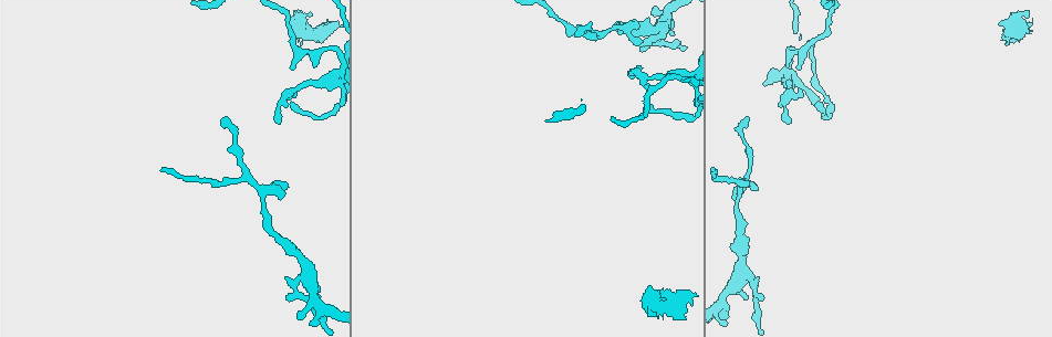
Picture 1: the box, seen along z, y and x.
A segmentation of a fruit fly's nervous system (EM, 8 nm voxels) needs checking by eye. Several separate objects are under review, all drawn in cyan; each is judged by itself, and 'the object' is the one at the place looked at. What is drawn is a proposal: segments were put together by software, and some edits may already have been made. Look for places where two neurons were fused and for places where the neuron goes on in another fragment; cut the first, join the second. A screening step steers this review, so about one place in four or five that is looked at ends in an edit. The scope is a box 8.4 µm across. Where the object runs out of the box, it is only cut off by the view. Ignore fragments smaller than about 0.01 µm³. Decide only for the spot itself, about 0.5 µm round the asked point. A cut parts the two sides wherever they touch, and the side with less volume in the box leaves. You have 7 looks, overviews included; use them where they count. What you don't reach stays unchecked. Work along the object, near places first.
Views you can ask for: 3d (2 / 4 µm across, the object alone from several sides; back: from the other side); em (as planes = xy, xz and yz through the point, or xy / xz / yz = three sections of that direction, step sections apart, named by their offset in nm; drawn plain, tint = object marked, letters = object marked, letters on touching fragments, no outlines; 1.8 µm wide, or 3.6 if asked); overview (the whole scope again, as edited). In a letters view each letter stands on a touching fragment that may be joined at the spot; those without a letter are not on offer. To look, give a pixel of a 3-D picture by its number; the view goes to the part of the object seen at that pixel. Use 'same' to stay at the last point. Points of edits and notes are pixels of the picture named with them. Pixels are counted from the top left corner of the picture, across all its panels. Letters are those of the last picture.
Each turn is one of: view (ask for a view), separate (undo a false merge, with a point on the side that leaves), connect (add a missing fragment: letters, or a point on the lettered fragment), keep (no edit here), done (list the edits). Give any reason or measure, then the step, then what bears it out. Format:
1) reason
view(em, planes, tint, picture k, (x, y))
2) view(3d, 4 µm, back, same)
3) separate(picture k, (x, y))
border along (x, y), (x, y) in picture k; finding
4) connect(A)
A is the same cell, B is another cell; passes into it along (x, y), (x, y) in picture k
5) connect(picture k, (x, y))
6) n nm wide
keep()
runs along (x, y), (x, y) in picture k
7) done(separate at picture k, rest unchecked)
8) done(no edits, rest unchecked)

four arms meet
view(3d, 4 µm, picture 1, (605, 32))

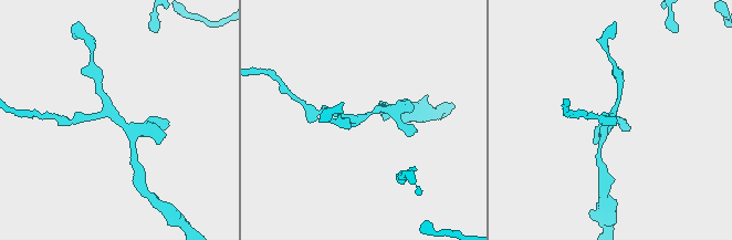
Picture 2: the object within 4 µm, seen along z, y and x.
4 arms; shape alone is not enough
view(em, planes, tint, picture 2, (613, 112))

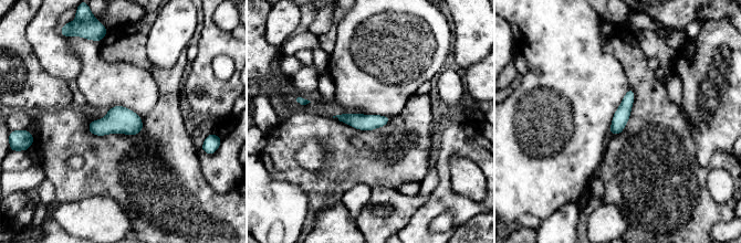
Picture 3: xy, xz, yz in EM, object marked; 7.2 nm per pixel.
what lies round it
view(em, planes, letters, same)

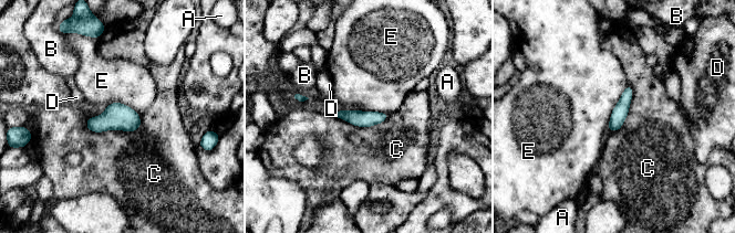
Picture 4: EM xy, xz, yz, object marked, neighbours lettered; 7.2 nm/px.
C touches over 420 nm
keep()
A, B, C, D and E are other cells; border along (341, 108), (378, 110), (389, 115) in picture 4; all the same neuron

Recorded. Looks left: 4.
thin neck
view(3d, 2 µm, picture 1, (294, 91))

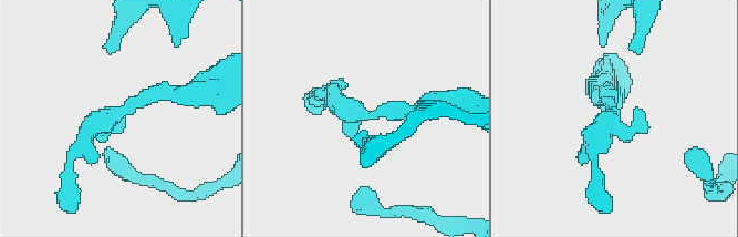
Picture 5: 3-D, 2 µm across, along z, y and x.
view(em, 3.6 µm, planes, letters, picture 5, (119, 111))

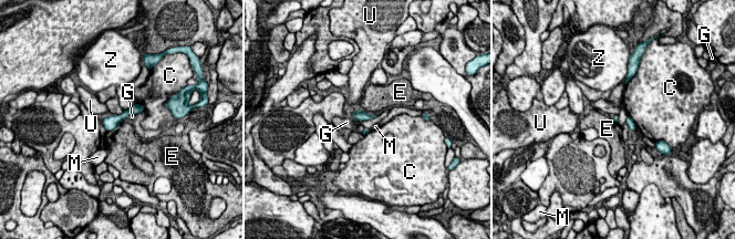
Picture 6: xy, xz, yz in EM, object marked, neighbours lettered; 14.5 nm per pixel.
G touches over 280 nm
keep()
C, E, G, M, U and Z are other cells; border along (376, 115), (359, 122) in picture 6; one neuron here

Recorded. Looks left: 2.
branch stops here
view(3d, 2 µm, picture 1, (724, 318))

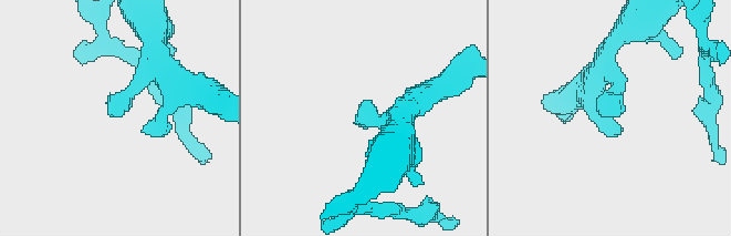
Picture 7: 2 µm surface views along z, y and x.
need the tissue
view(em, 3.6 µm, planes, letters, picture 7, (113, 113))

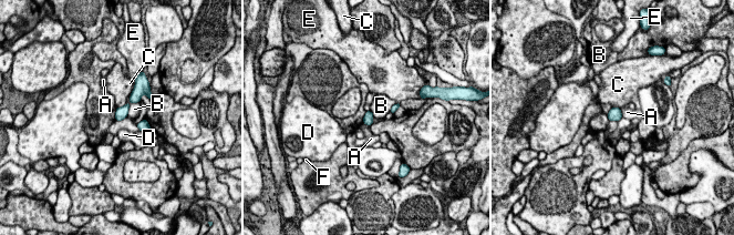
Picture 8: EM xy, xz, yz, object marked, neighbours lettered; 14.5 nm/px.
keep()
A, B, C, D, E and F are other cells; border along (363, 122), (369, 125) in picture 8; none of them fits

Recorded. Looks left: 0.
done(no edits, rest unchecked)

